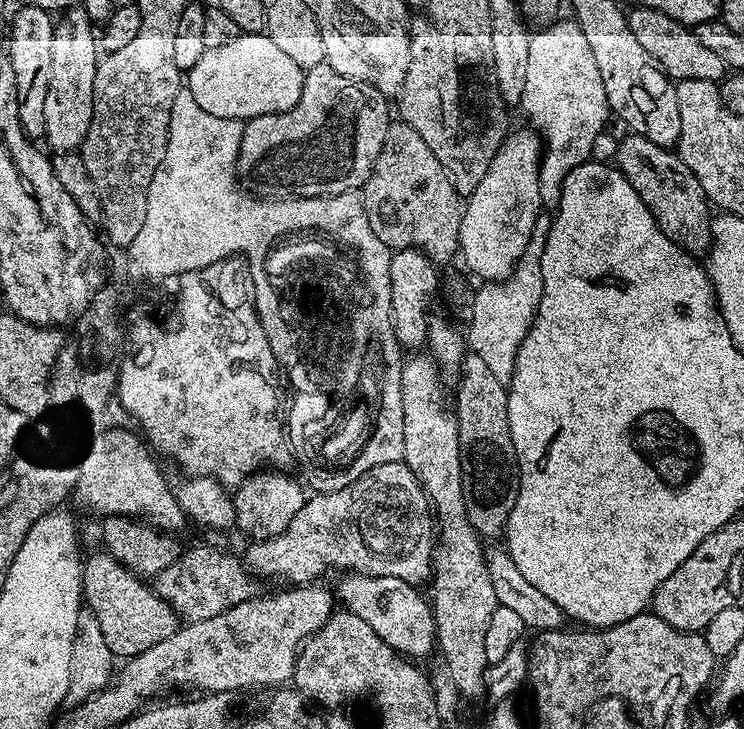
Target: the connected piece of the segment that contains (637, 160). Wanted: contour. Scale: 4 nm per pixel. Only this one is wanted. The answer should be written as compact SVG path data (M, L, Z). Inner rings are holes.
M624 134L619 137L615 167L620 169L620 173L628 179L630 186L646 202L654 222L682 250L693 254L707 253L712 246L712 218L713 213L708 212L710 201L698 178L682 162L682 158L673 149L663 148L646 138L635 134Z

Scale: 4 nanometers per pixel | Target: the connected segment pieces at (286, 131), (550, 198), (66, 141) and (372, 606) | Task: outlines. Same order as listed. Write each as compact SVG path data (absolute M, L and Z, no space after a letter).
M319 64L313 68L307 69L302 82L302 94L298 102L290 110L279 112L278 114L262 114L244 125L242 134L242 146L240 147L240 159L238 161L238 172L241 177L253 180L256 184L261 184L264 188L269 188L269 193L283 194L288 198L303 198L305 196L337 196L343 192L355 192L363 189L364 183L368 180L368 175L372 172L374 162L382 150L382 142L386 138L386 130L390 123L388 117L389 101L374 86L366 82L358 82L354 78L346 78L346 74L338 74L329 64Z
M557 19L551 26L545 27L541 36L532 36L530 42L530 59L526 65L526 90L522 90L519 107L524 108L533 129L542 137L542 155L540 157L540 203L544 206L555 206L560 203L560 191L566 182L566 174L578 166L592 160L591 146L594 138L605 131L607 120L610 120L610 109L606 90L602 86L602 74L590 54L590 42L582 34L575 19Z
M82 6L67 9L54 30L50 58L50 90L46 90L43 139L53 153L76 152L84 143L94 114L94 74L98 63L98 32Z
M357 572L351 574L341 575L340 585L337 588L334 588L335 595L338 597L339 603L340 600L345 609L349 612L353 612L354 614L358 614L358 618L362 618L362 622L366 622L368 626L372 630L374 630L374 634L378 634L378 638L382 638L382 642L386 642L392 647L395 652L403 654L408 658L417 658L416 656L428 656L431 652L434 652L434 649L437 647L436 642L436 619L434 618L434 614L432 613L431 603L427 599L424 600L420 597L420 588L417 585L408 583L407 580L401 578L401 576L363 576L362 574L358 574Z

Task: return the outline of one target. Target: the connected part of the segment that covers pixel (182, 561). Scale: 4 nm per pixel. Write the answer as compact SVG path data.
M204 544L197 548L185 547L178 562L166 566L162 574L154 577L156 593L175 610L181 621L190 624L214 618L214 614L222 614L222 610L230 610L230 606L238 606L238 602L253 599L258 592L255 583L239 555L231 556L220 548L207 548Z

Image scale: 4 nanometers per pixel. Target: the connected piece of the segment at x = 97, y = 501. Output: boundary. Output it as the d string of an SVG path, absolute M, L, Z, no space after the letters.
M112 428L105 436L93 435L87 445L88 453L86 448L79 459L80 473L74 491L75 499L80 499L90 511L97 512L100 518L139 518L161 532L179 533L179 528L186 524L182 506L178 506L175 491L170 484L168 488L164 481L156 465L157 457L150 451L149 445L135 431L132 432L124 428Z

